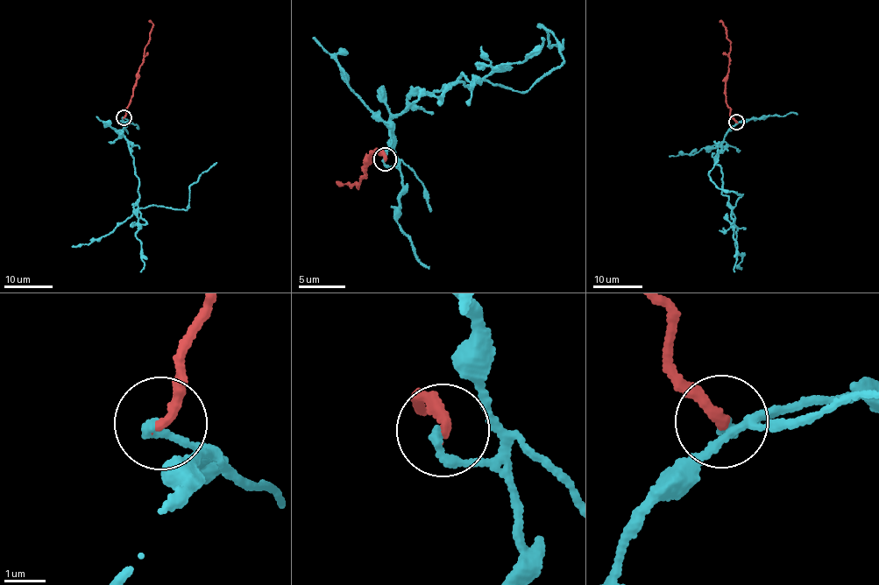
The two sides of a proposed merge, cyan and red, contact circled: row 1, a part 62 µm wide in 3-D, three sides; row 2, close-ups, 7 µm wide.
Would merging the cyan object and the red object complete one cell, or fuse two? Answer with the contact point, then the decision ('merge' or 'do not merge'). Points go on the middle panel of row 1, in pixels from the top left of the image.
place (385, 158); do not merge

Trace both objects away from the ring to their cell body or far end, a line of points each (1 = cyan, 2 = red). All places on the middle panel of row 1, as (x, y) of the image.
1: (383, 158), (397, 164), (388, 123), (418, 88), (463, 74), (524, 92), (563, 61), (539, 27), (563, 38)
2: (386, 158), (378, 150), (370, 153), (356, 186), (336, 181)

